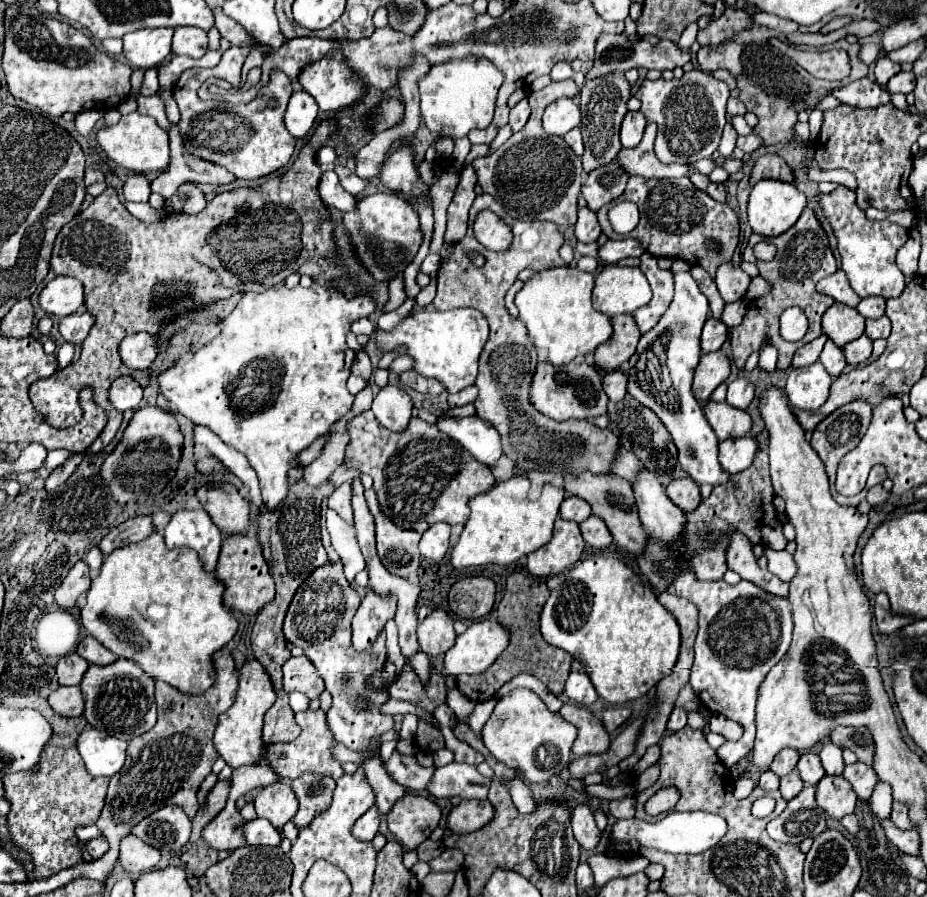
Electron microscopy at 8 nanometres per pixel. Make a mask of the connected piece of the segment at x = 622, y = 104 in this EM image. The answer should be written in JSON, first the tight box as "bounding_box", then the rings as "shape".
{"bounding_box":[580,74,632,172],"shape":[[[608,74],[593,80],[586,80],[580,92],[580,110],[582,110],[582,138],[584,138],[584,154],[582,164],[584,170],[590,172],[598,166],[604,166],[604,162],[612,162],[616,154],[622,150],[620,144],[620,124],[628,112],[626,102],[632,96],[632,86],[624,78],[624,74]]]}

